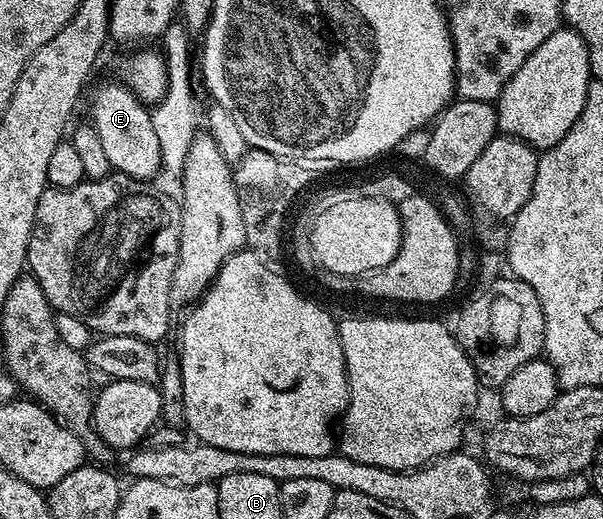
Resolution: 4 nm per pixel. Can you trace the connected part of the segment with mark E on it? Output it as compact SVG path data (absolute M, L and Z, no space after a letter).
M118 82L97 87L91 98L91 118L109 164L116 173L140 182L149 182L162 171L162 152L156 137L153 115L127 86Z

